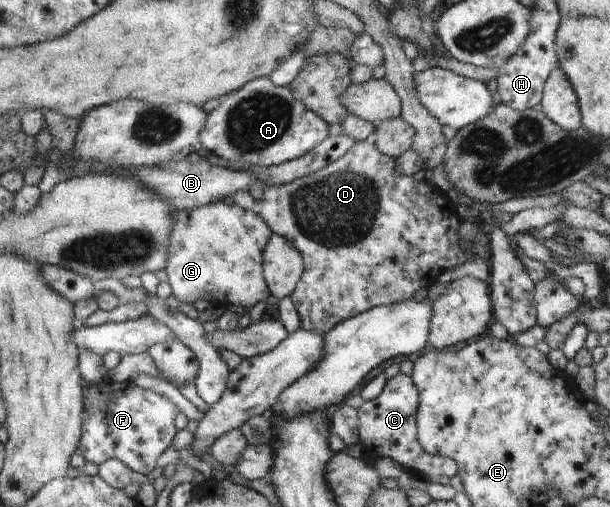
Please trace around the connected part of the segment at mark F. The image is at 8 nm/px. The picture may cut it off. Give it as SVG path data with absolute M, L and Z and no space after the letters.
M110 374L98 382L90 384L83 380L84 416L83 416L83 437L78 452L88 462L103 465L107 460L118 459L144 476L152 474L158 466L160 456L172 446L176 436L176 424L174 419L180 413L178 408L163 398L160 394L149 389L138 387L132 380L130 382L114 382Z

